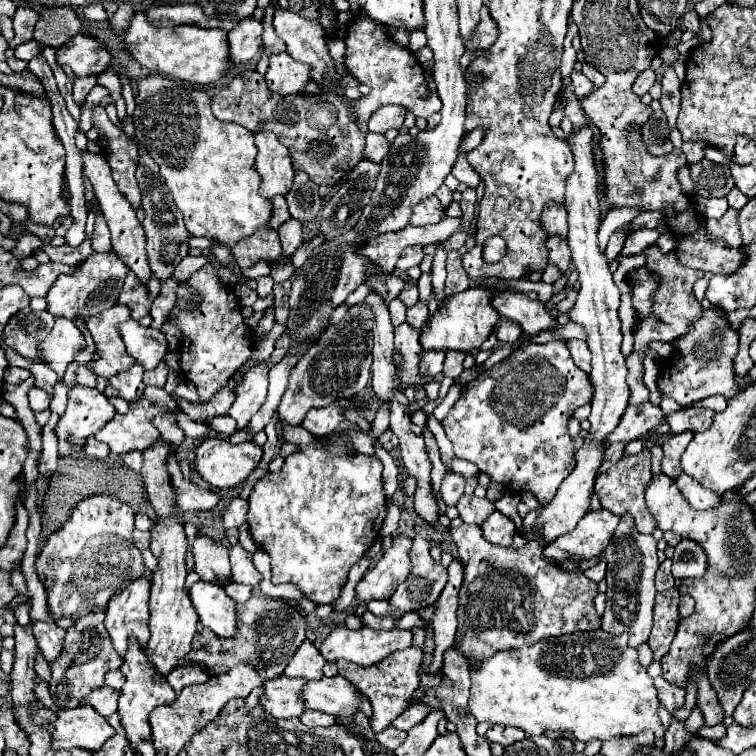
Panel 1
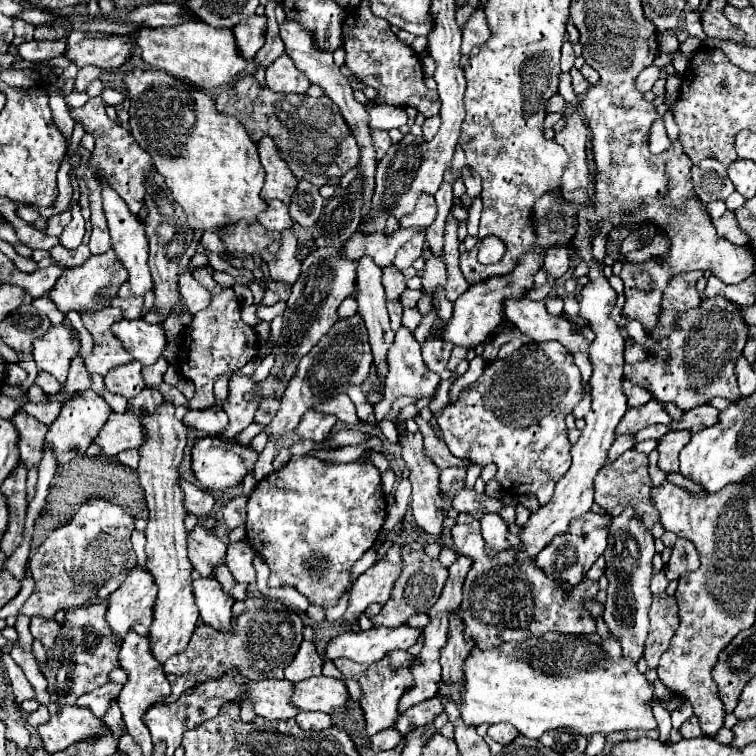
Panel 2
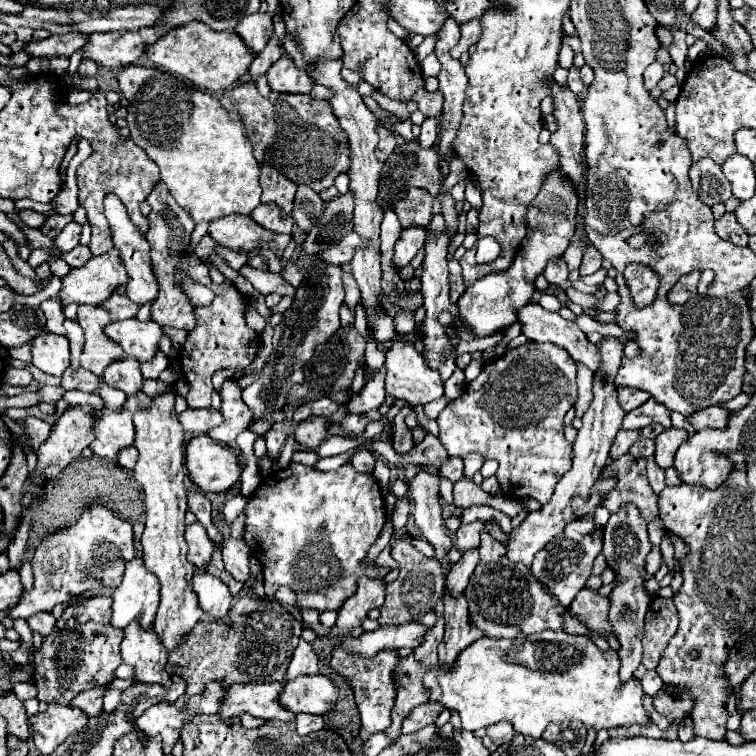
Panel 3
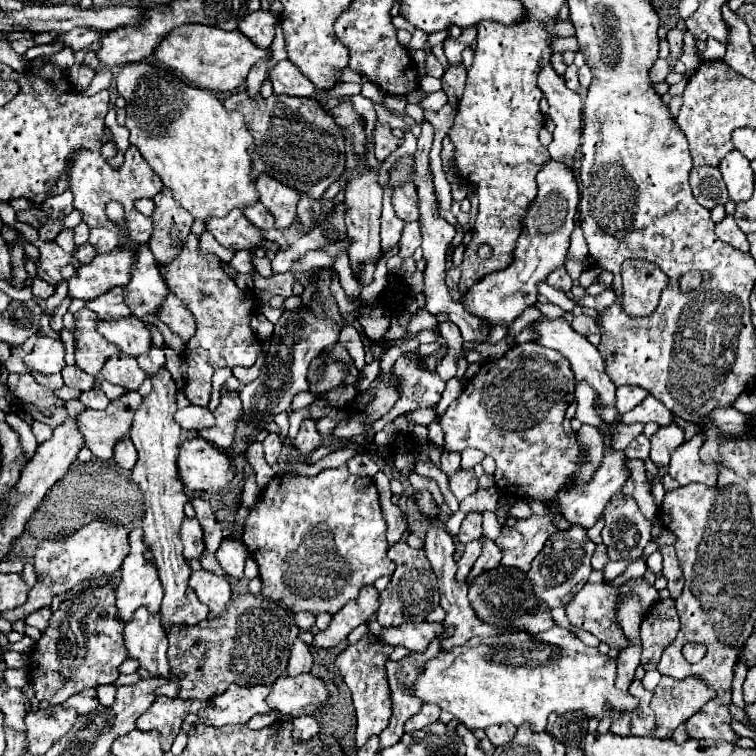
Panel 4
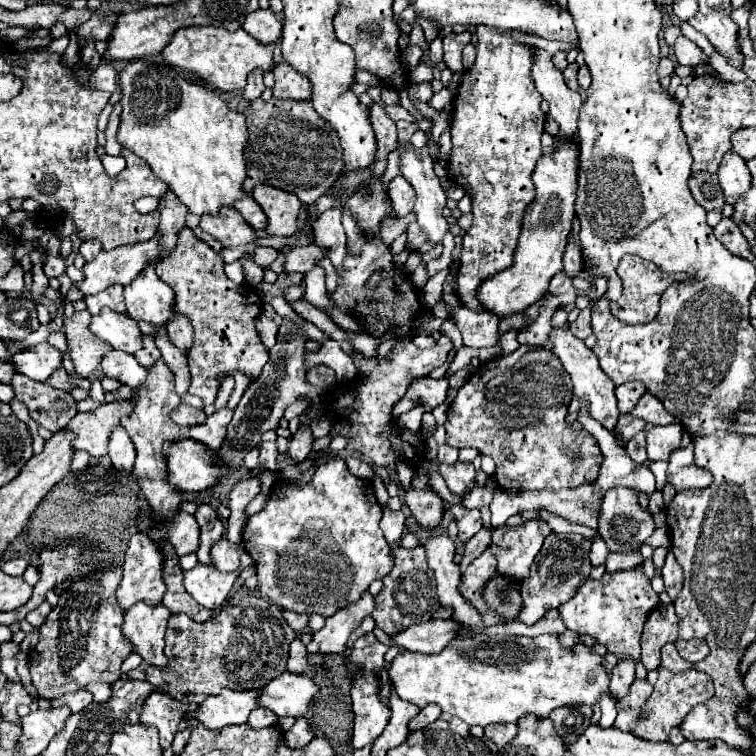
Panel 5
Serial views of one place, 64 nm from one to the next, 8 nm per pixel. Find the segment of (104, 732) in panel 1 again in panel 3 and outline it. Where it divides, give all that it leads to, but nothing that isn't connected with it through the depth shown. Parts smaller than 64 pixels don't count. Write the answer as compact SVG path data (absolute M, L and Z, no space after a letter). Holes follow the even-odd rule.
M48 704L48 710L28 718L32 726L32 742L38 754L50 754L66 736L80 732L86 726L88 716L74 706Z

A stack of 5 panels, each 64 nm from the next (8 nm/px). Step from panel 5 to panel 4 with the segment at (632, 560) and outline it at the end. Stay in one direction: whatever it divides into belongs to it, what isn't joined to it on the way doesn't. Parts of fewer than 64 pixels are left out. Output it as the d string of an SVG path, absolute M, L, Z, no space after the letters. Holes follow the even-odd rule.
M624 560L608 562L608 564L606 564L606 568L604 568L604 578L606 578L606 580L614 580L616 576L624 574L624 570L626 570L626 568L628 568L628 562L624 562Z

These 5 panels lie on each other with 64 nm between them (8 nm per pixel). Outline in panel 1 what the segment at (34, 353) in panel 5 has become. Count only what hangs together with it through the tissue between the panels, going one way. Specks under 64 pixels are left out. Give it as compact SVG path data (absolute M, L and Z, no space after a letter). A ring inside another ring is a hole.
M58 318L46 340L38 344L38 350L40 360L58 374L58 380L62 380L68 364L74 362L74 356L84 350L84 346L84 336L76 328L76 324L72 320Z

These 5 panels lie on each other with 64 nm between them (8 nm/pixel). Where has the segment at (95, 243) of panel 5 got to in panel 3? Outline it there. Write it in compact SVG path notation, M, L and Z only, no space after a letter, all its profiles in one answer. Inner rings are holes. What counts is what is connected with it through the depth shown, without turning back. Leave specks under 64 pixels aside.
M78 244L78 246L76 246L74 250L70 250L70 252L58 252L58 254L60 254L60 258L66 260L72 268L84 266L84 264L92 258L90 248L88 248L88 246L82 246L82 244Z

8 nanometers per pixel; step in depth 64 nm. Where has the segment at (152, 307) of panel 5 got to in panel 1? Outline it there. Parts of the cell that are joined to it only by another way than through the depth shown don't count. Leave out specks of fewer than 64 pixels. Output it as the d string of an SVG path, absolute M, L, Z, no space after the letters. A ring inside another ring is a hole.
M84 152L84 174L88 176L88 180L94 186L94 196L100 204L100 210L108 222L108 228L112 232L112 250L118 254L118 258L136 274L140 284L148 284L152 272L148 266L148 258L146 258L146 236L144 236L144 228L136 218L136 212L130 208L130 204L126 202L126 198L118 192L110 170L106 168L106 160L102 160L102 156L92 154L92 152Z

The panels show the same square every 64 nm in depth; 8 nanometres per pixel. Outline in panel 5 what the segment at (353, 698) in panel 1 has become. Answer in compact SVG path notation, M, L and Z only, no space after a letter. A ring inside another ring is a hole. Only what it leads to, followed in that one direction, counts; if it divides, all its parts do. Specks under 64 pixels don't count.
M286 670L260 690L256 704L260 708L272 710L276 716L298 718L308 712L314 694L318 694L318 686L314 686L308 676L292 674Z

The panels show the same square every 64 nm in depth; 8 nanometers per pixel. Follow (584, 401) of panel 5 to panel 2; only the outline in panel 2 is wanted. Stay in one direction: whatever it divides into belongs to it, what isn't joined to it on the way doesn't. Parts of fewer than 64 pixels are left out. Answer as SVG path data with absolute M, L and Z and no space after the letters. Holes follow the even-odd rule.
M550 293L541 301L528 298L506 300L506 318L534 342L556 340L566 346L570 354L588 354L590 342L578 332L578 326L564 316L552 316L546 312L546 301L555 296L555 293Z

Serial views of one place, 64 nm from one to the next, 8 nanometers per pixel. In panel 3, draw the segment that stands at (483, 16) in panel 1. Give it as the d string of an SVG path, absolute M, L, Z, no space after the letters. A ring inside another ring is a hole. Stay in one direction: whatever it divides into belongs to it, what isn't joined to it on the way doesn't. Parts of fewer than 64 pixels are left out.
M472 20L470 24L464 24L464 26L462 26L462 38L460 38L460 42L450 50L450 56L452 56L452 58L460 58L462 52L466 52L472 44L476 44L476 42L480 40L480 34L482 34L480 20Z

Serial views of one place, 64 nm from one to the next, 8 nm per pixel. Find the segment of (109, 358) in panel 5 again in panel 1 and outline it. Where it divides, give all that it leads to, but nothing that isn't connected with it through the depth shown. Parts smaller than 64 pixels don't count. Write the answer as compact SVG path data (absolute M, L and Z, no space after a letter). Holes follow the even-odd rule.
M136 362L136 364L130 366L128 370L110 376L104 394L106 394L108 398L110 398L110 396L120 396L120 398L124 398L124 400L128 400L128 402L130 402L130 400L138 400L138 396L142 396L142 390L144 390L142 374L144 374L144 368Z

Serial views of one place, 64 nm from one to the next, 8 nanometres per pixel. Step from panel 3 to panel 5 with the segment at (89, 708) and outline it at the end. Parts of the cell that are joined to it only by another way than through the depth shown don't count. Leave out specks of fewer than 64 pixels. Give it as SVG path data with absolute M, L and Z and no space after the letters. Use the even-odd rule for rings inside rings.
M78 690L72 694L64 694L60 698L56 698L52 702L52 706L68 706L72 712L82 712L82 708L86 708L86 704L92 702L92 694L88 690Z

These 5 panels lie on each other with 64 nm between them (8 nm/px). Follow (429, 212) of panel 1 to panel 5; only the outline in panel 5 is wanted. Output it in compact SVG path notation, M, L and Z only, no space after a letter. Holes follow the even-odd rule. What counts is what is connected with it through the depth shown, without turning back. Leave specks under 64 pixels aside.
M402 176L390 180L388 192L394 204L394 212L398 212L398 216L408 216L414 210L414 188Z

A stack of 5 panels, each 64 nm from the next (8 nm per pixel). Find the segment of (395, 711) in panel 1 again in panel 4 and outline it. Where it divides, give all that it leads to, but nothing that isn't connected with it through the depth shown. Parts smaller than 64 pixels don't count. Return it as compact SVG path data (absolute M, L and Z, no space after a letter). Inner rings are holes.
M366 632L356 644L348 646L338 658L336 658L336 666L342 672L344 682L348 684L350 692L352 692L352 702L356 708L356 748L364 746L368 742L370 736L380 734L388 722L390 722L390 688L386 682L386 660L388 654L394 648L388 644L382 644L378 640L372 640L372 632Z

